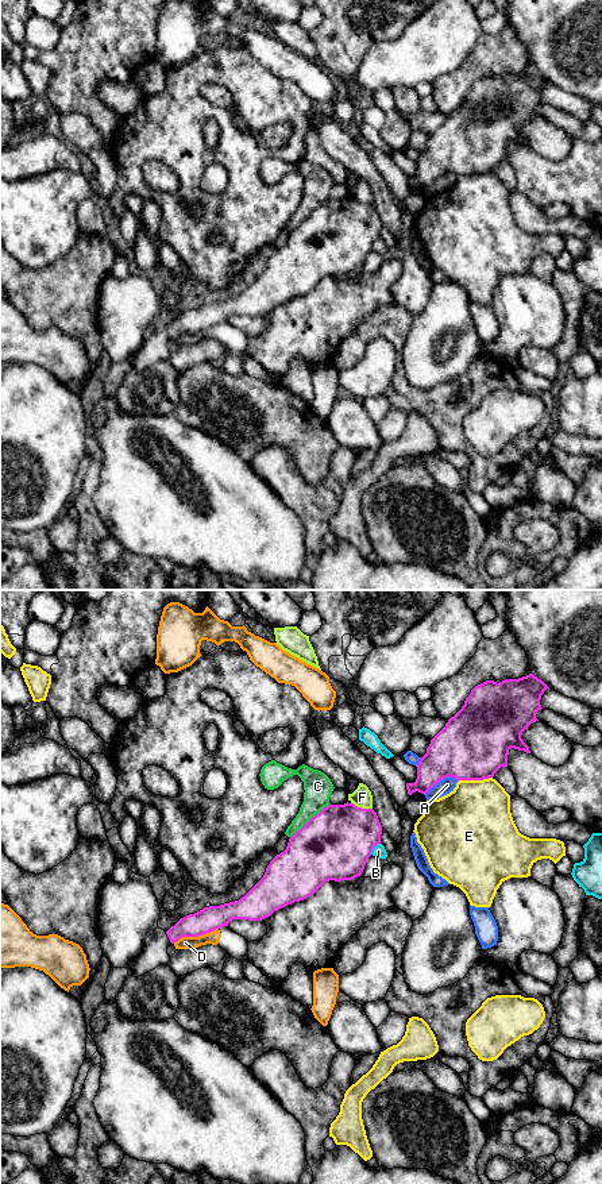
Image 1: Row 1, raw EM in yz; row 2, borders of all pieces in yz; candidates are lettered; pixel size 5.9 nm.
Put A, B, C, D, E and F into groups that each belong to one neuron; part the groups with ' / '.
A / B / C / D / E / F

